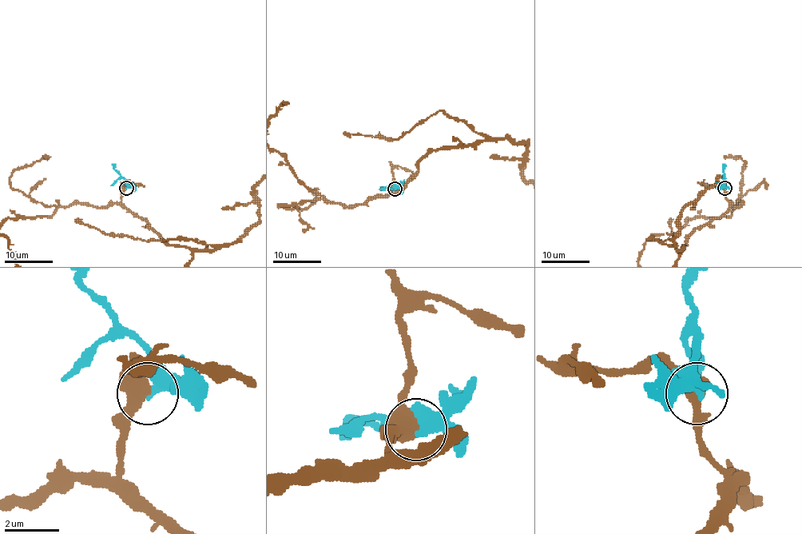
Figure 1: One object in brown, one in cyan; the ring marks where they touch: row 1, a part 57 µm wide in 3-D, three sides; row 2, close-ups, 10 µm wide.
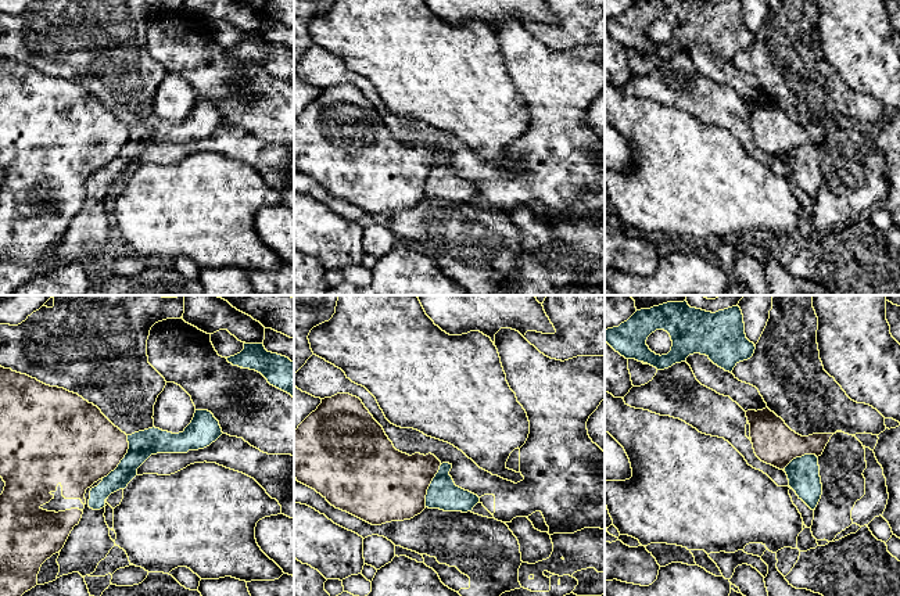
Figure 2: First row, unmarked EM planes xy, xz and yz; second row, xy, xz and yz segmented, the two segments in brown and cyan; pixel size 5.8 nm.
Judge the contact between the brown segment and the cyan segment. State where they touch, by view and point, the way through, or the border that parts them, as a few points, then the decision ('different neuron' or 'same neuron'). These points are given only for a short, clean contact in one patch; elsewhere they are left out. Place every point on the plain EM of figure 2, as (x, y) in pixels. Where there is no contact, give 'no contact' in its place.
xy (124, 146) | different neuron

